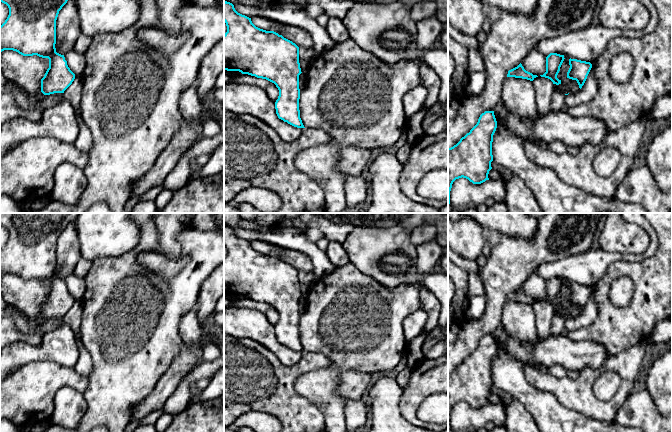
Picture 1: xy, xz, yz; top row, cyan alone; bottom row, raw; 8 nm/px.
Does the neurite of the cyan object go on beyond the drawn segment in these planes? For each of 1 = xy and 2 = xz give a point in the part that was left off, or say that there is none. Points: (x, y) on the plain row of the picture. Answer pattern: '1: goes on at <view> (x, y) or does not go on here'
1: does not go on here
2: does not go on here

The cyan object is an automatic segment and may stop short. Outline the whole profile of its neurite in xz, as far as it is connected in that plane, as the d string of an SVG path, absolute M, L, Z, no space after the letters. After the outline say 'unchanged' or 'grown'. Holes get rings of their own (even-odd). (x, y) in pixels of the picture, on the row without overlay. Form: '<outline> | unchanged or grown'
M227 225L224 226L224 246L227 250L224 258L224 294L239 295L274 307L279 314L275 326L278 342L294 351L305 352L299 334L299 299L302 297L299 271L274 255L256 251L251 242L238 237L234 229Z | unchanged

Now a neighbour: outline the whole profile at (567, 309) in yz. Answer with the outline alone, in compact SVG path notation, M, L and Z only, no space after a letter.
M564 279L564 285L560 291L560 295L557 302L561 305L559 309L554 308L554 316L562 316L564 318L574 318L580 314L579 309L576 304L569 303L567 301L567 296L570 292L569 281Z

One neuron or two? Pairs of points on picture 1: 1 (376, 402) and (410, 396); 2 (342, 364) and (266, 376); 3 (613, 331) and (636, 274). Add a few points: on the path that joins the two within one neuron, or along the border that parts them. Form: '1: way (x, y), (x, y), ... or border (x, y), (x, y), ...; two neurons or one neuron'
1: border (403, 390), (399, 409), (408, 420); two neurons
2: border (330, 359), (327, 366), (305, 374); two neurons
3: way (627, 317), (640, 304), (640, 288); one neuron

